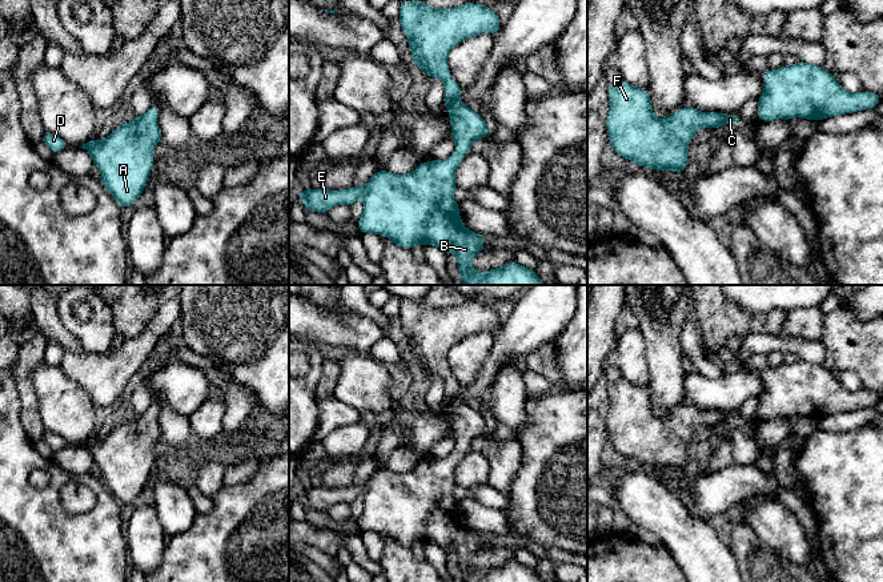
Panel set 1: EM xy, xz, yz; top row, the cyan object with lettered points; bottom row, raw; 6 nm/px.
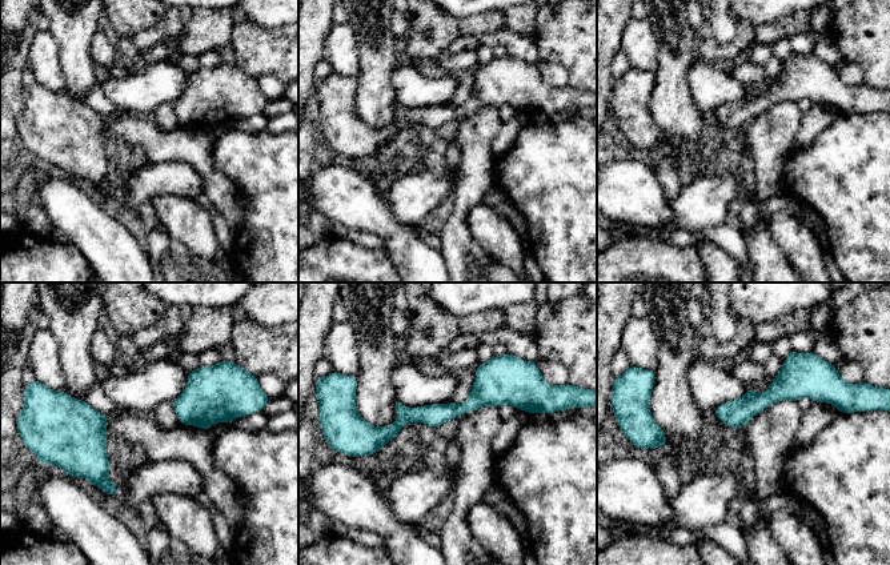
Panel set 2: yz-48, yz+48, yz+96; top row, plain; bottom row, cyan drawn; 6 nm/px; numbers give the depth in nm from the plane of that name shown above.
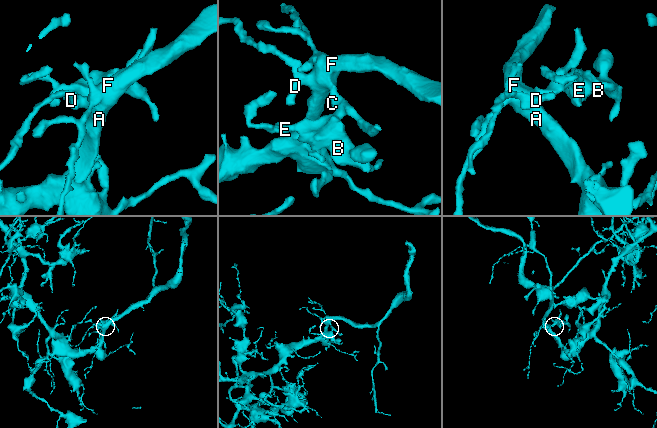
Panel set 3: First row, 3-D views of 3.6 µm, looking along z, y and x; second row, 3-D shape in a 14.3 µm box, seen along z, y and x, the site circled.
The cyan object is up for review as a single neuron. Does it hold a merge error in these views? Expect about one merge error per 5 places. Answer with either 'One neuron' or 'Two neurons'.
One neuron

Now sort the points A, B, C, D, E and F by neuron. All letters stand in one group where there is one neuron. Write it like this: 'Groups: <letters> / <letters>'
Groups: A B C D E F

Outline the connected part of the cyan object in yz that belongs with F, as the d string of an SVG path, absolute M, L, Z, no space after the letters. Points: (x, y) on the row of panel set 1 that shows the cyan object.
M623 79L609 85L607 93L610 109L606 128L613 149L642 168L659 172L687 168L687 146L699 128L719 128L739 121L739 116L701 112L693 107L657 119L647 89Z

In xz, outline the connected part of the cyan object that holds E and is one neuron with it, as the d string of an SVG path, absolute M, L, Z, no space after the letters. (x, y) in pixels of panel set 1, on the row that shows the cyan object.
M402 0L400 5L398 17L404 33L408 37L410 48L410 59L416 63L417 68L424 71L425 75L441 79L445 83L445 100L443 107L449 111L450 125L451 125L451 139L455 143L455 153L446 160L432 160L429 162L421 162L409 174L394 174L388 170L377 170L370 180L357 188L346 188L340 190L329 190L325 188L308 190L301 190L297 197L302 200L306 209L318 213L326 213L332 206L346 205L350 206L357 198L364 200L364 212L358 220L358 230L361 233L374 233L390 238L396 245L412 249L416 244L433 245L442 249L446 254L453 252L457 256L458 272L462 280L462 285L545 285L537 272L530 270L515 261L506 264L501 268L494 268L487 272L474 270L471 268L473 258L485 249L483 237L481 233L475 233L467 229L461 222L458 202L454 200L455 185L455 169L462 158L471 152L471 144L478 139L485 139L491 128L485 123L485 120L470 109L467 105L459 101L459 95L462 88L450 77L447 68L447 55L449 52L463 40L477 36L481 33L495 35L499 31L499 17L490 7L474 4L466 0L465 4L457 8L433 8L424 1L406 1Z

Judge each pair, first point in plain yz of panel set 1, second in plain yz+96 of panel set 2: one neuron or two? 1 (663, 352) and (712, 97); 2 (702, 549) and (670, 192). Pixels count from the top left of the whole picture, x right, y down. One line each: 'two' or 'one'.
1: two
2: two

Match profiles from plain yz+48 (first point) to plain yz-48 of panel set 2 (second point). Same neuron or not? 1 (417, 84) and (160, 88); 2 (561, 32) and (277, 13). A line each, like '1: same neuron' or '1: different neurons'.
1: same neuron
2: different neurons

